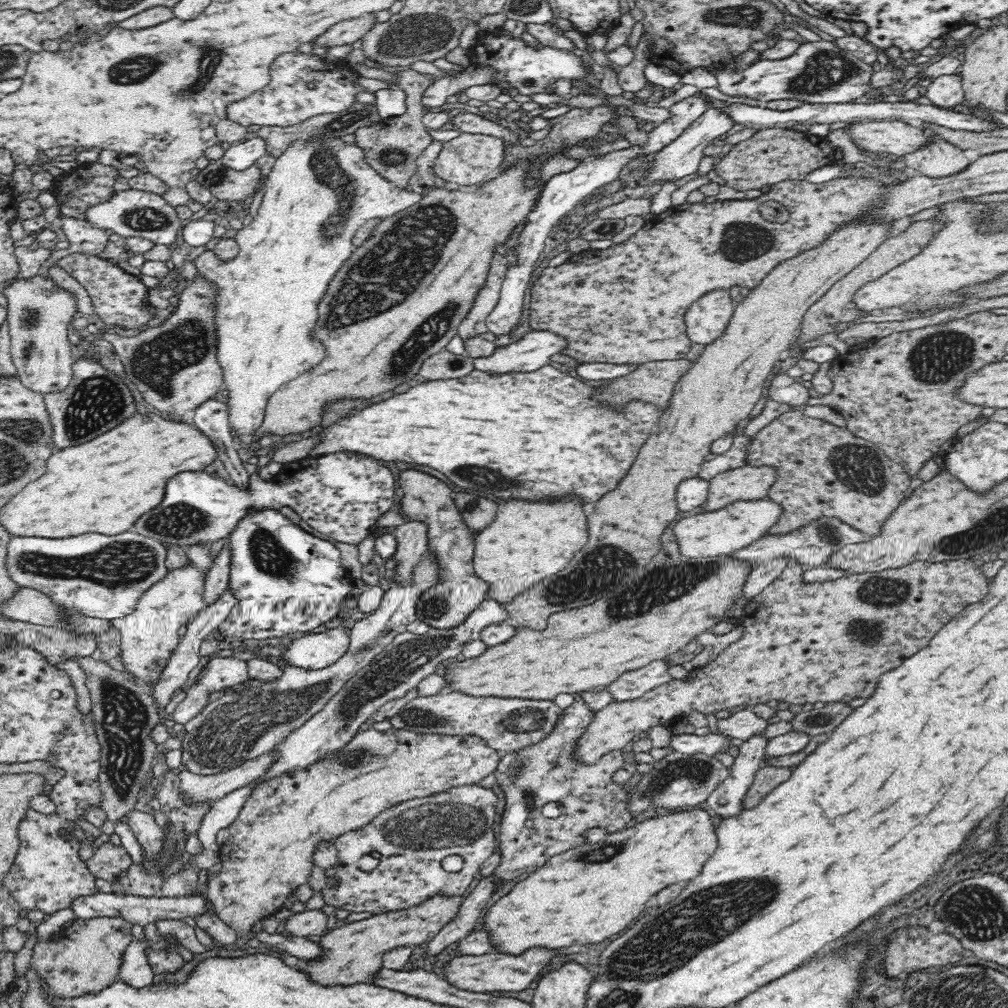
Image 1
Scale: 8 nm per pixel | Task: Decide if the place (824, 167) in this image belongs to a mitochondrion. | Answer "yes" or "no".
no

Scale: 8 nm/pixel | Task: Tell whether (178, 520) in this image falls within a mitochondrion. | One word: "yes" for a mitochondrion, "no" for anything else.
yes

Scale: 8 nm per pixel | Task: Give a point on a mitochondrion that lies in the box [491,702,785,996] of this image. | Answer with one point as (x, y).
(693, 773)

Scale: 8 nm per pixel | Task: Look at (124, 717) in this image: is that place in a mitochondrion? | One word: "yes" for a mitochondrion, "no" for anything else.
yes

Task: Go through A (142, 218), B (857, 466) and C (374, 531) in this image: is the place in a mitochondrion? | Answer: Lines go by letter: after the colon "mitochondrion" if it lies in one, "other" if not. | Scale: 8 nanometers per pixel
A: mitochondrion
B: mitochondrion
C: other

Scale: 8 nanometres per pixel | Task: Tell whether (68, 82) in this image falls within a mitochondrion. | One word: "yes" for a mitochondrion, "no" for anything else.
no

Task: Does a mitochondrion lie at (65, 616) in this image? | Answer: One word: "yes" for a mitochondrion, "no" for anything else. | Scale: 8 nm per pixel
no

